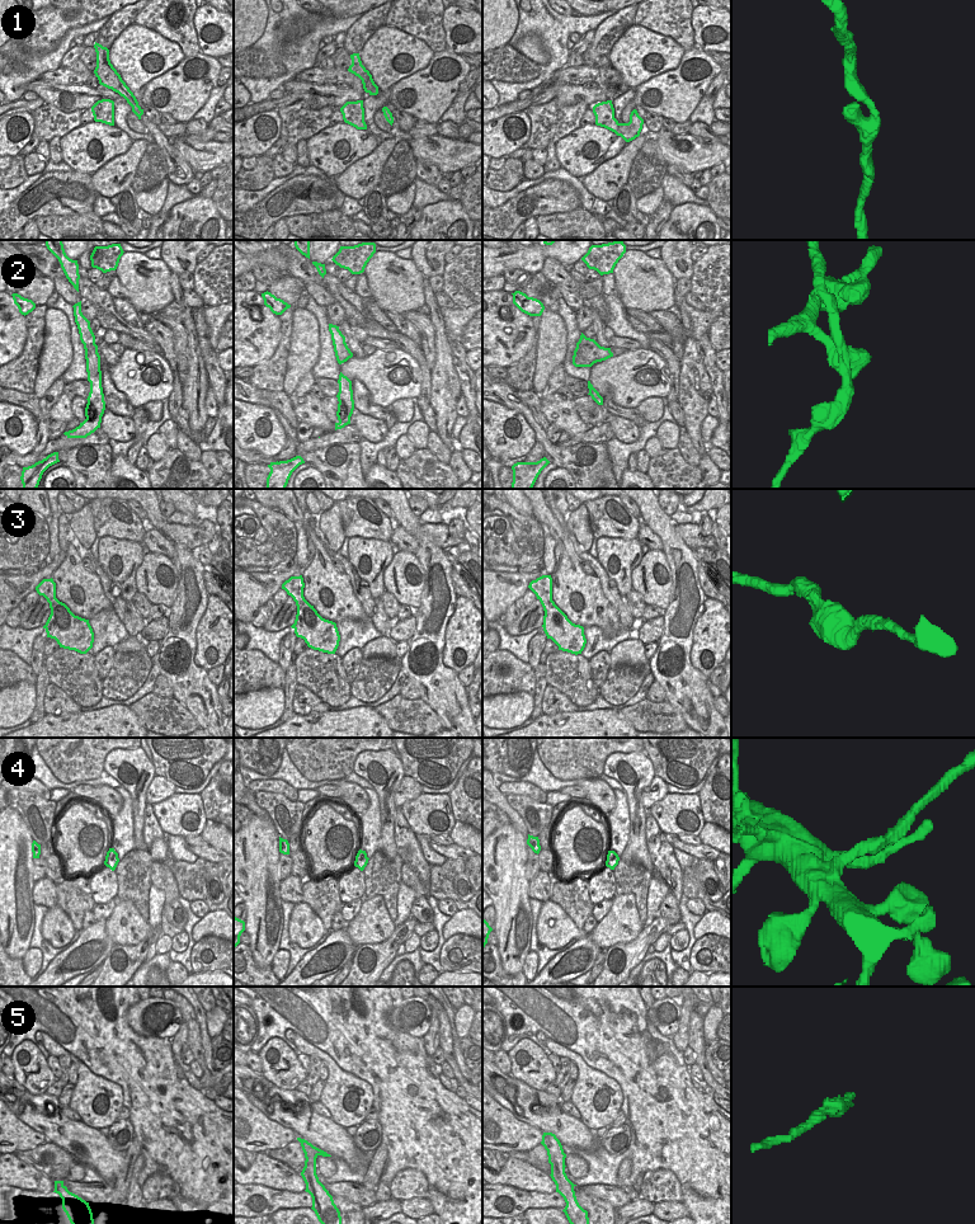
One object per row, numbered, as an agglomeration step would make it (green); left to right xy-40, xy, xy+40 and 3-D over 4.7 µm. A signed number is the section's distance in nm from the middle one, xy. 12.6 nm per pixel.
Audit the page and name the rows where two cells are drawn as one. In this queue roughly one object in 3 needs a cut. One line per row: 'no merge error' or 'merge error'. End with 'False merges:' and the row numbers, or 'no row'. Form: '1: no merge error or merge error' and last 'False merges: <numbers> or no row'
1: no merge error
2: merge error
3: no merge error
4: merge error
5: no merge error
False merges: 2, 4

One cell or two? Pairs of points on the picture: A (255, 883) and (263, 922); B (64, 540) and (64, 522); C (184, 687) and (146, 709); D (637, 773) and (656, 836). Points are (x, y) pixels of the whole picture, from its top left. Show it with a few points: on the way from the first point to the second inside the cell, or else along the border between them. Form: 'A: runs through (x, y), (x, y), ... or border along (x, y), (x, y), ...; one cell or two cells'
A: runs through (260, 893), (263, 912); one cell
B: runs through (64, 536), (64, 526); one cell
C: border along (173, 696), (194, 716); two cells
D: border along (646, 814), (645, 843), (648, 846); two cells

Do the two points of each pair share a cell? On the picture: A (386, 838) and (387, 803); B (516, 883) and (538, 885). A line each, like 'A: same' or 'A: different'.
A: same
B: different

